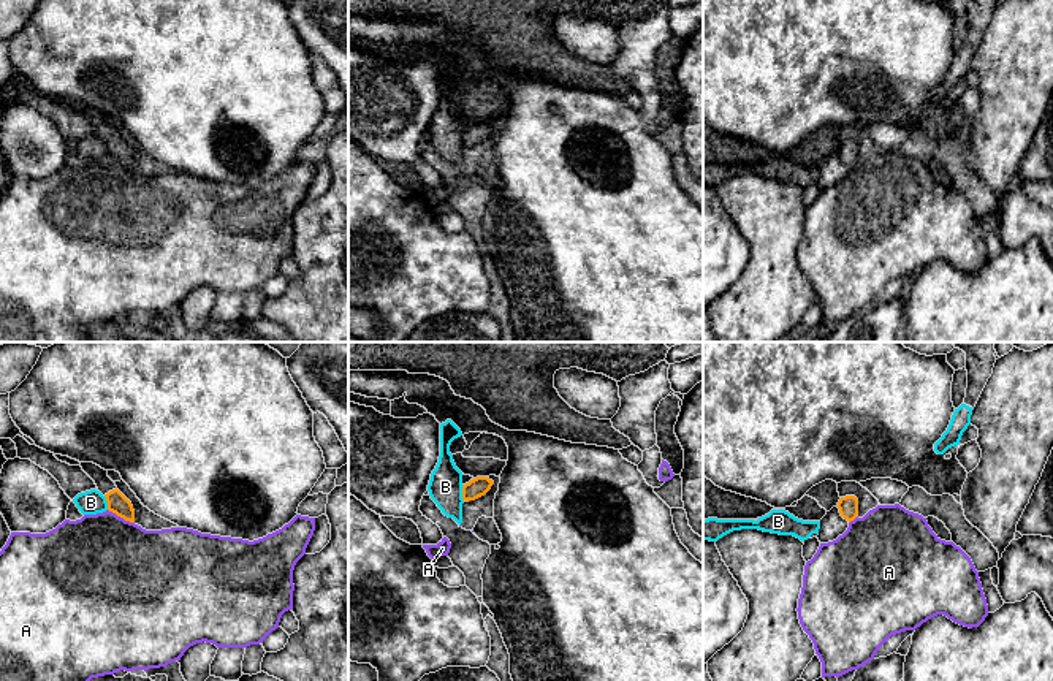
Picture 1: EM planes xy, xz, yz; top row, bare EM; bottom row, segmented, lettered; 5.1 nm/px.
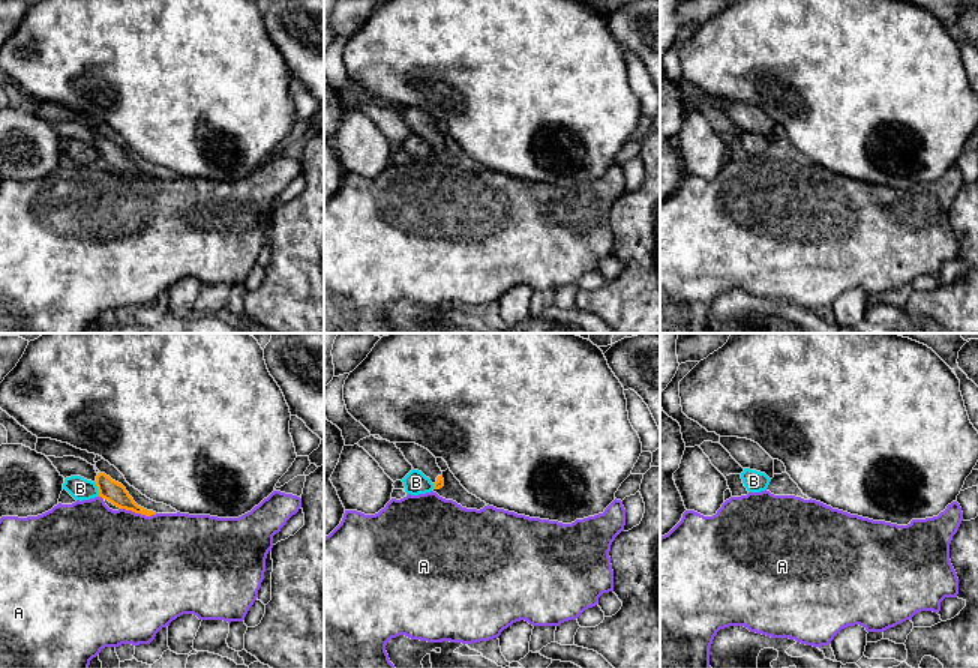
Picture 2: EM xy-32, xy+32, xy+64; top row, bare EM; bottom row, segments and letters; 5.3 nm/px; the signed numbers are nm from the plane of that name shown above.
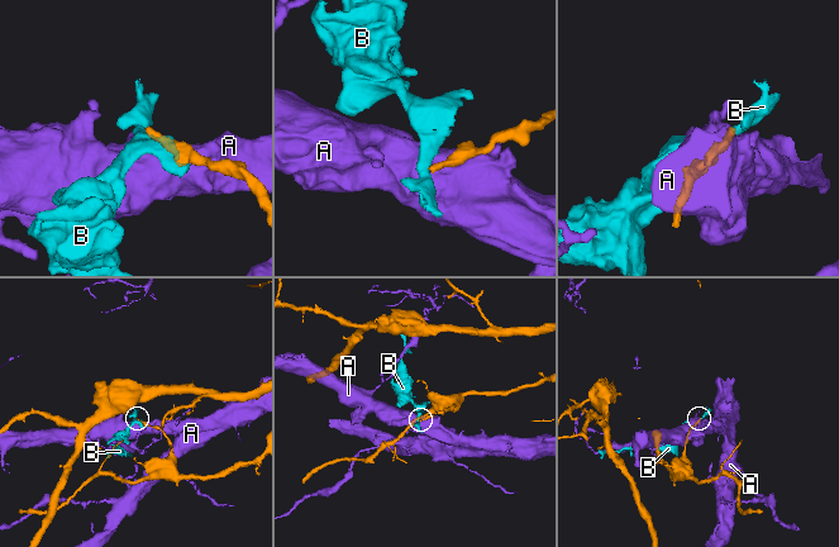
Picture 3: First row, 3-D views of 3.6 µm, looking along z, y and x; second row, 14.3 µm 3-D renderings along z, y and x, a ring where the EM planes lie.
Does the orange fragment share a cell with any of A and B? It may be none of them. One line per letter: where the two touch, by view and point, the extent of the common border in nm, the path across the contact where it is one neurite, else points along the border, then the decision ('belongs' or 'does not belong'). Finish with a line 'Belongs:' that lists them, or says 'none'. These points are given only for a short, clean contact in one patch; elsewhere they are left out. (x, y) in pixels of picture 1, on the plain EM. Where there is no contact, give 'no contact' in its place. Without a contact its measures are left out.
A: meets orange in xy at (121, 162); contact 150 nm long; does not belong
B: meets orange in xz at (463, 138); contact 80 nm long; border along xz (464, 130), (463, 144); does not belong
Belongs: none

